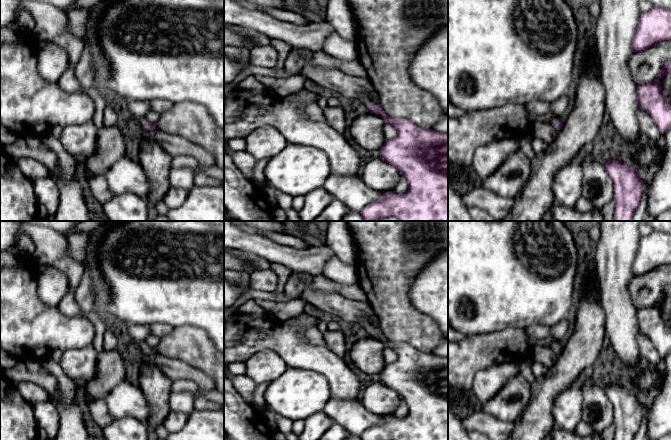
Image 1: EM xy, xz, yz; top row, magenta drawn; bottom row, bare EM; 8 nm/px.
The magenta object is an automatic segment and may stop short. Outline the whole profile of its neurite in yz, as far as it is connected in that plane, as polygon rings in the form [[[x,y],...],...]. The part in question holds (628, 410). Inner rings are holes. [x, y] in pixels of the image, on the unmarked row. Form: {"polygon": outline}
{"polygon": [[[607,378],[602,385],[614,410],[614,440],[634,440],[643,413],[643,404],[638,400],[635,390],[611,384]]]}

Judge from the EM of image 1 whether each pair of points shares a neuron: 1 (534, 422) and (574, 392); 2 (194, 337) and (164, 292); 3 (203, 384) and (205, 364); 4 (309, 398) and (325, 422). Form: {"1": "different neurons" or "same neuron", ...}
{"1": "different neurons", "2": "different neurons", "3": "different neurons", "4": "different neurons"}

